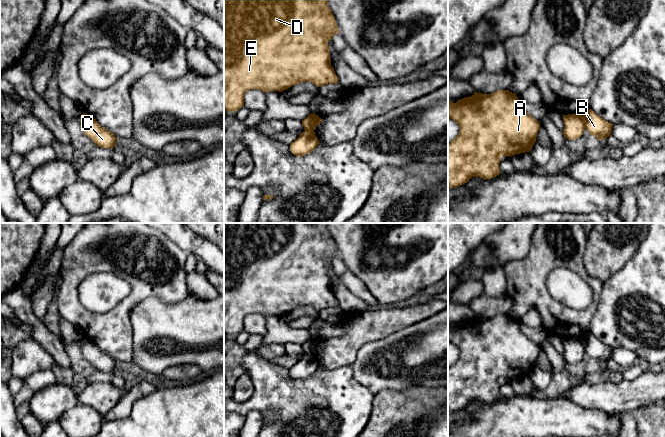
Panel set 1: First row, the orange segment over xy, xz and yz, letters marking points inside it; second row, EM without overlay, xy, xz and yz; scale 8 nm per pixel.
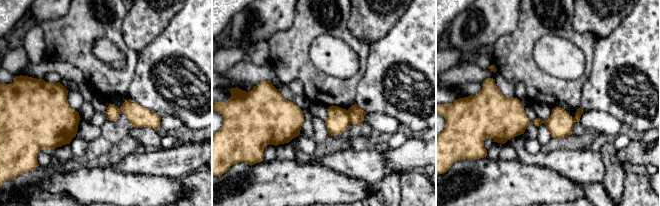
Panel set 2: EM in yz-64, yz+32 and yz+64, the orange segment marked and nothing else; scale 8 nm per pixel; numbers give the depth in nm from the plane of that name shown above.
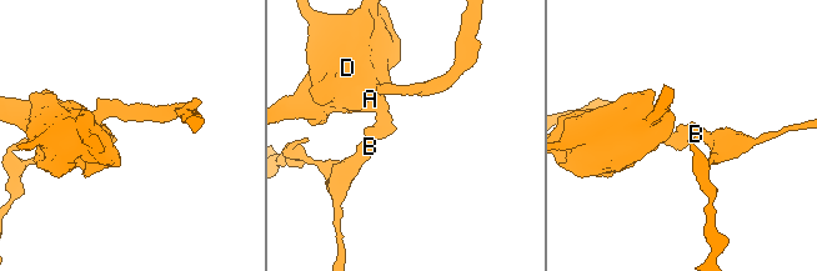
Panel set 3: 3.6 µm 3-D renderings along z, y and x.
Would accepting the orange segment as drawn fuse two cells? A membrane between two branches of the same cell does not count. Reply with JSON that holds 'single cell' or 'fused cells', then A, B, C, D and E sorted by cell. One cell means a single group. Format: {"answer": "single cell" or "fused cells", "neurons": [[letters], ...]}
{"answer": "fused cells", "neurons": [["A", "C", "D", "E"], ["B"]]}

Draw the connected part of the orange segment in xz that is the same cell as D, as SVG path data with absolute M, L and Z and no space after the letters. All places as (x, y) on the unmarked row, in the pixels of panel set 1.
M224 223L224 334L238 335L244 330L244 319L250 313L282 316L303 306L312 306L318 311L338 307L337 299L331 290L328 265L339 258L335 241L328 230L328 223Z

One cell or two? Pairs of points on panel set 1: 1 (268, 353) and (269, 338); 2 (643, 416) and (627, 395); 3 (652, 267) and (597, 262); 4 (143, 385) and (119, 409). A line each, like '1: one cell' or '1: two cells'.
1: two cells
2: two cells
3: two cells
4: one cell

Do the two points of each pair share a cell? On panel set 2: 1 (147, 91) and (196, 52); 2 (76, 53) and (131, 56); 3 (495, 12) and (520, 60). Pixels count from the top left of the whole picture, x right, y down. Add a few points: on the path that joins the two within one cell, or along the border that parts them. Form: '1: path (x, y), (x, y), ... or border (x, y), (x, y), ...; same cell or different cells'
1: path (147, 73), (154, 59), (167, 52), (178, 52); same cell
2: path (91, 67), (96, 72), (123, 71); same cell
3: border (519, 14), (517, 27), (501, 35), (492, 52); different cells

